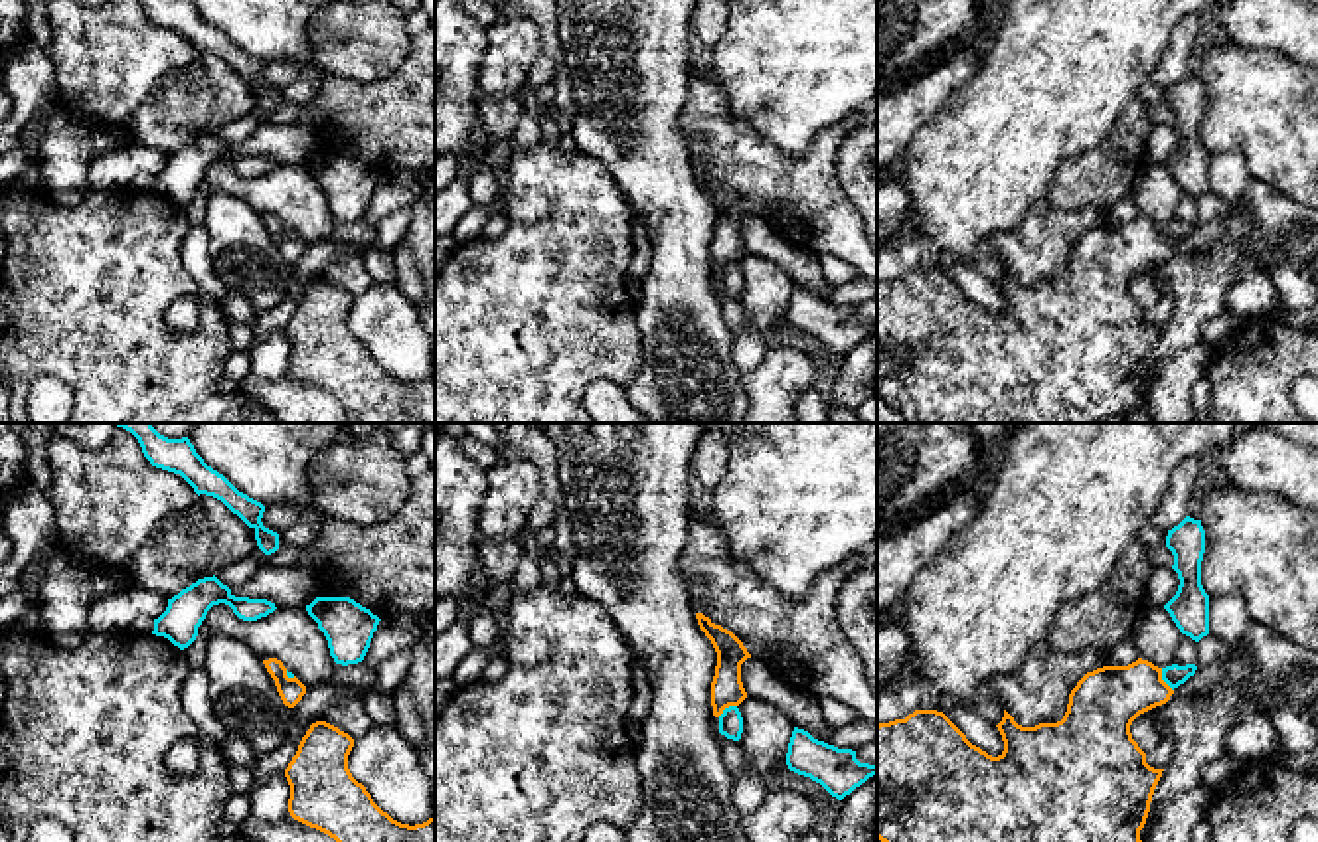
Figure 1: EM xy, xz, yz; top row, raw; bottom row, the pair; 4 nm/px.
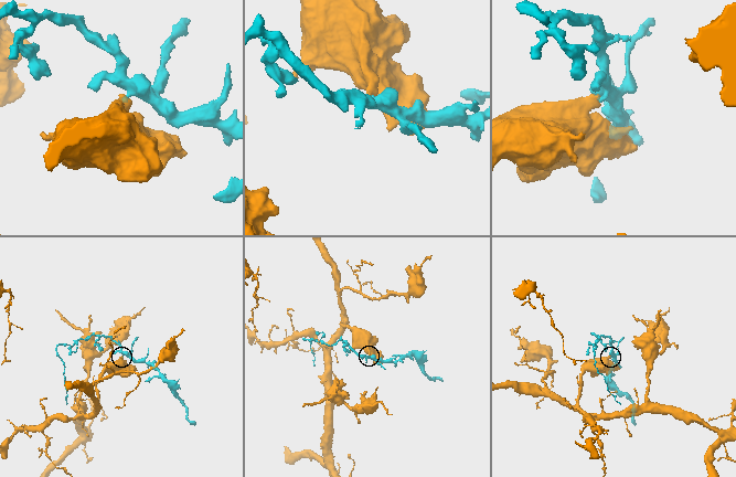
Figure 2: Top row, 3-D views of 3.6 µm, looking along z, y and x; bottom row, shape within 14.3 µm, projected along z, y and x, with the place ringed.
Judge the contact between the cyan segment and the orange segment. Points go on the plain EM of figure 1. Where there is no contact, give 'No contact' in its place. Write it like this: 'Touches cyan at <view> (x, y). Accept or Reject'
Touches cyan at yz (1162, 236). Reject

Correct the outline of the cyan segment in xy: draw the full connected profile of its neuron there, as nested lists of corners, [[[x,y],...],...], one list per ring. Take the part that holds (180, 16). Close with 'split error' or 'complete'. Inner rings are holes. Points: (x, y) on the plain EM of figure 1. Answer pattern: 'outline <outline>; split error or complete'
outline [[[140,0],[140,4],[152,24],[180,32],[198,53],[206,51],[221,57],[255,87],[257,103],[265,113],[279,107],[279,91],[261,79],[265,63],[239,49],[223,32],[207,24],[192,0]]]; complete

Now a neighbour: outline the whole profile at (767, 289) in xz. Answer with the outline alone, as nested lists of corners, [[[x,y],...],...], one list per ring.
[[[747,253],[739,263],[743,275],[741,306],[747,324],[733,332],[731,360],[741,374],[755,370],[769,352],[767,332],[784,328],[794,281],[773,261]]]

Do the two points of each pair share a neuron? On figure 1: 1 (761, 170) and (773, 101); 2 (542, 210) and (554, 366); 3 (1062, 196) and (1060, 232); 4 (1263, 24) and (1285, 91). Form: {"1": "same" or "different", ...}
{"1": "different", "2": "same", "3": "different", "4": "different"}

